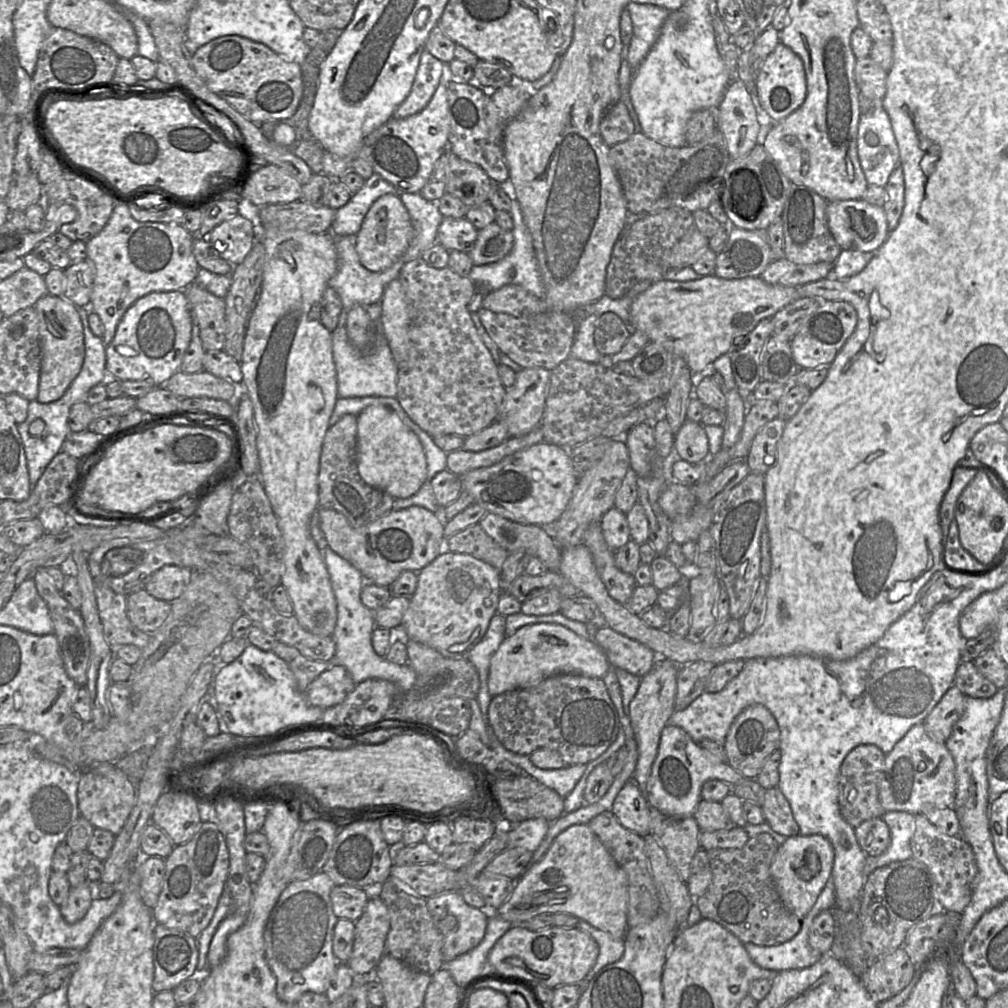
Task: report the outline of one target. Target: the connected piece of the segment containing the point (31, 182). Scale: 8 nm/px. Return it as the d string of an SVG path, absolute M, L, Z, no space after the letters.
M13 173L13 179L5 199L10 210L23 211L31 205L37 204L40 199L41 184L37 175L18 176Z

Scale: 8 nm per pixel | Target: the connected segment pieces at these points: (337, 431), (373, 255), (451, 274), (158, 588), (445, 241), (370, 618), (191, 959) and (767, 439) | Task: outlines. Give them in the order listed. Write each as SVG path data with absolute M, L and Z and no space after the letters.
M344 415L325 435L320 457L319 507L341 512L353 527L366 526L393 509L394 498L368 485L356 465L357 416Z
M385 194L379 197L371 205L356 234L356 251L361 264L372 272L386 270L405 253L413 236L412 221L400 195Z
M421 256L405 263L400 270L398 278L403 285L408 301L410 325L408 331L408 351L406 355L406 361L398 365L399 371L397 379L397 400L399 401L405 412L408 414L408 416L431 437L445 434L468 437L479 433L483 429L489 427L499 418L506 390L499 378L497 364L493 360L491 353L478 335L477 329L471 318L471 312L468 309L470 301L476 294L477 286L471 279L469 279L468 277L460 276L449 266L441 269L430 267Z
M165 565L148 578L144 588L156 599L171 603L182 595L191 579L189 568Z
M443 217L437 231L437 243L448 251L469 253L474 248L477 236L478 230L466 217Z
M329 547L323 550L323 557L337 603L337 622L333 633L336 653L333 662L343 665L355 684L367 679L383 679L395 683L401 692L407 693L418 676L415 670L408 663L399 665L388 661L379 656L373 648L372 634L377 624L374 612L361 600L362 588L367 581L355 566Z
M161 924L155 925L154 936L153 990L155 993L173 990L196 972L199 959L196 938Z
M776 417L757 432L746 458L746 463L752 473L764 474L773 466L777 444L785 424L785 421Z

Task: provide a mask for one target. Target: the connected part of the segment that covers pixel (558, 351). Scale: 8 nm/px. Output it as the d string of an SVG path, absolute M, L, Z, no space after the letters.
M507 284L486 292L477 312L499 351L523 369L544 368L551 371L570 357L576 331L573 318L567 313L551 309L545 301L519 285Z

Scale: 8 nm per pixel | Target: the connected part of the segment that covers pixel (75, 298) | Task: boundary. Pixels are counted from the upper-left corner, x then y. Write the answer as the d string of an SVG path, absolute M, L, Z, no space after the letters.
M87 260L71 263L65 270L65 291L63 297L76 305L85 306L90 302L94 282L94 268Z

